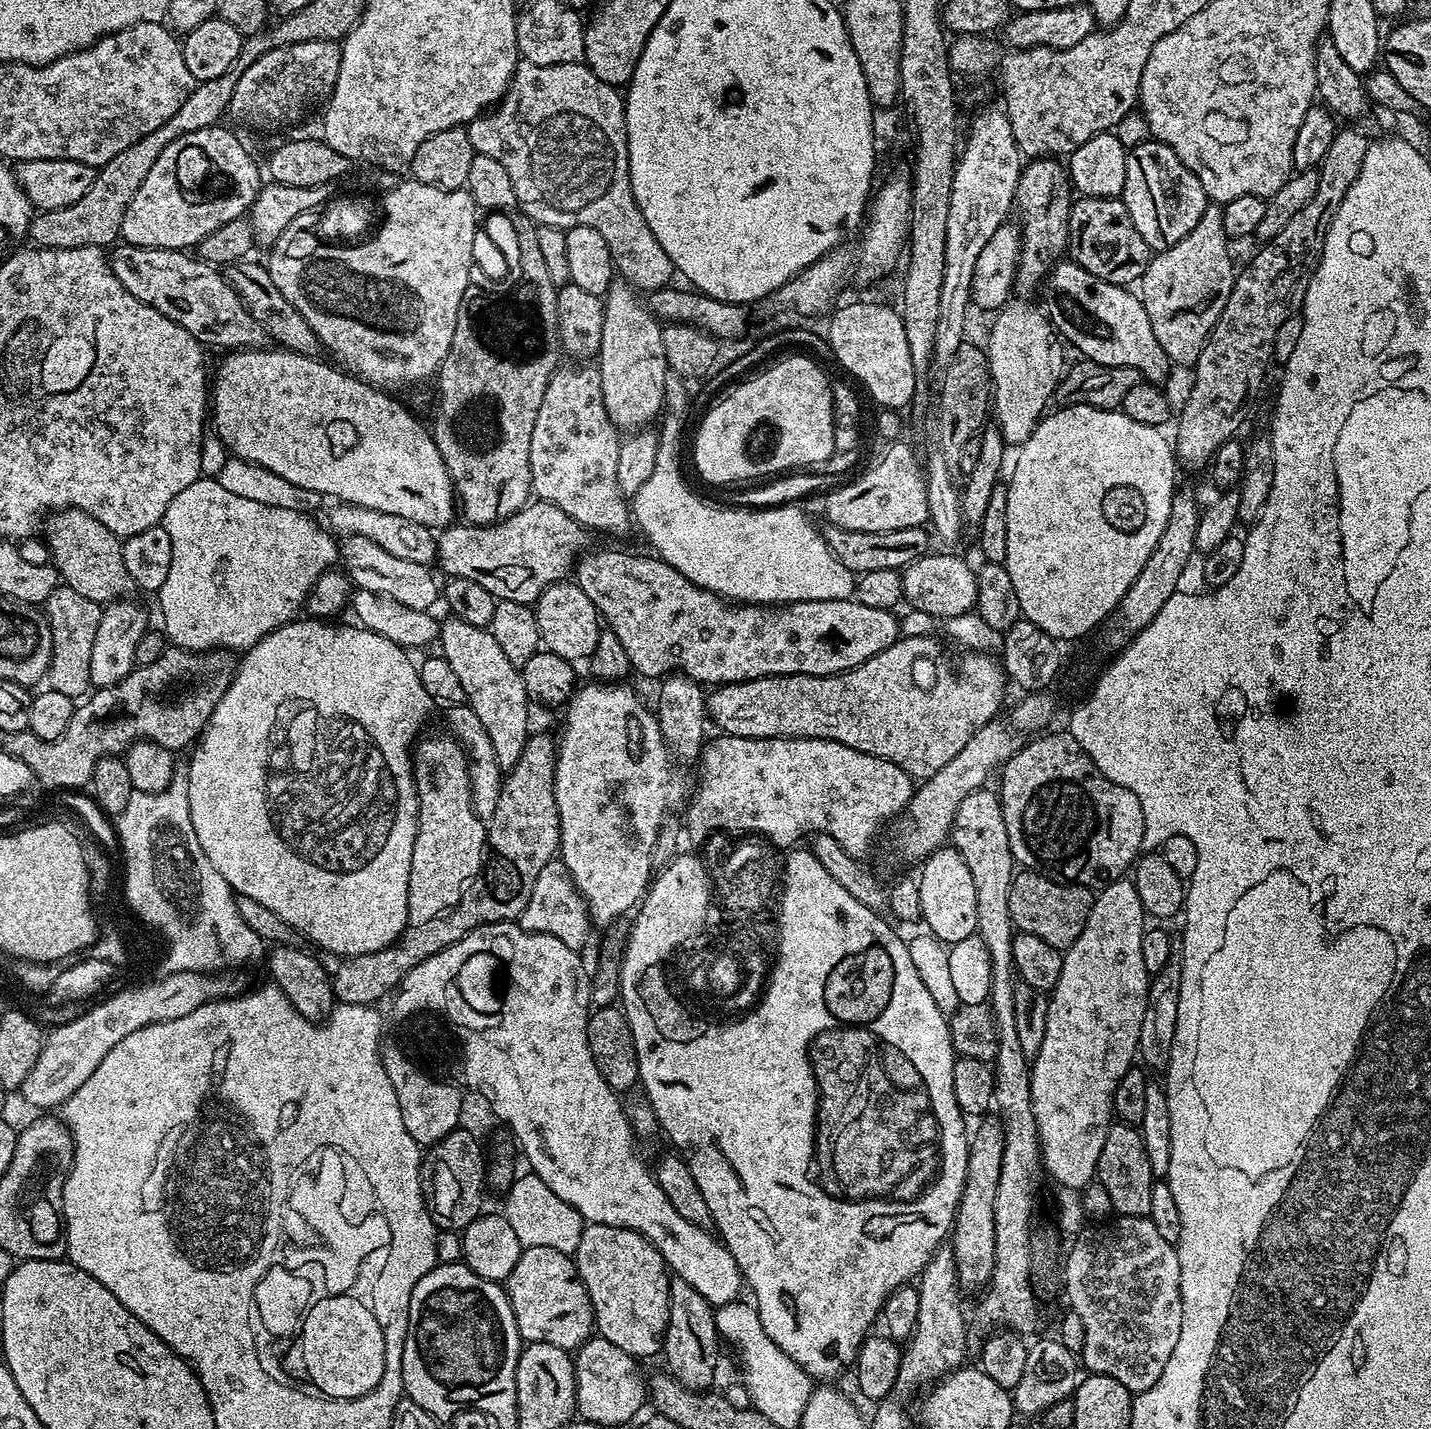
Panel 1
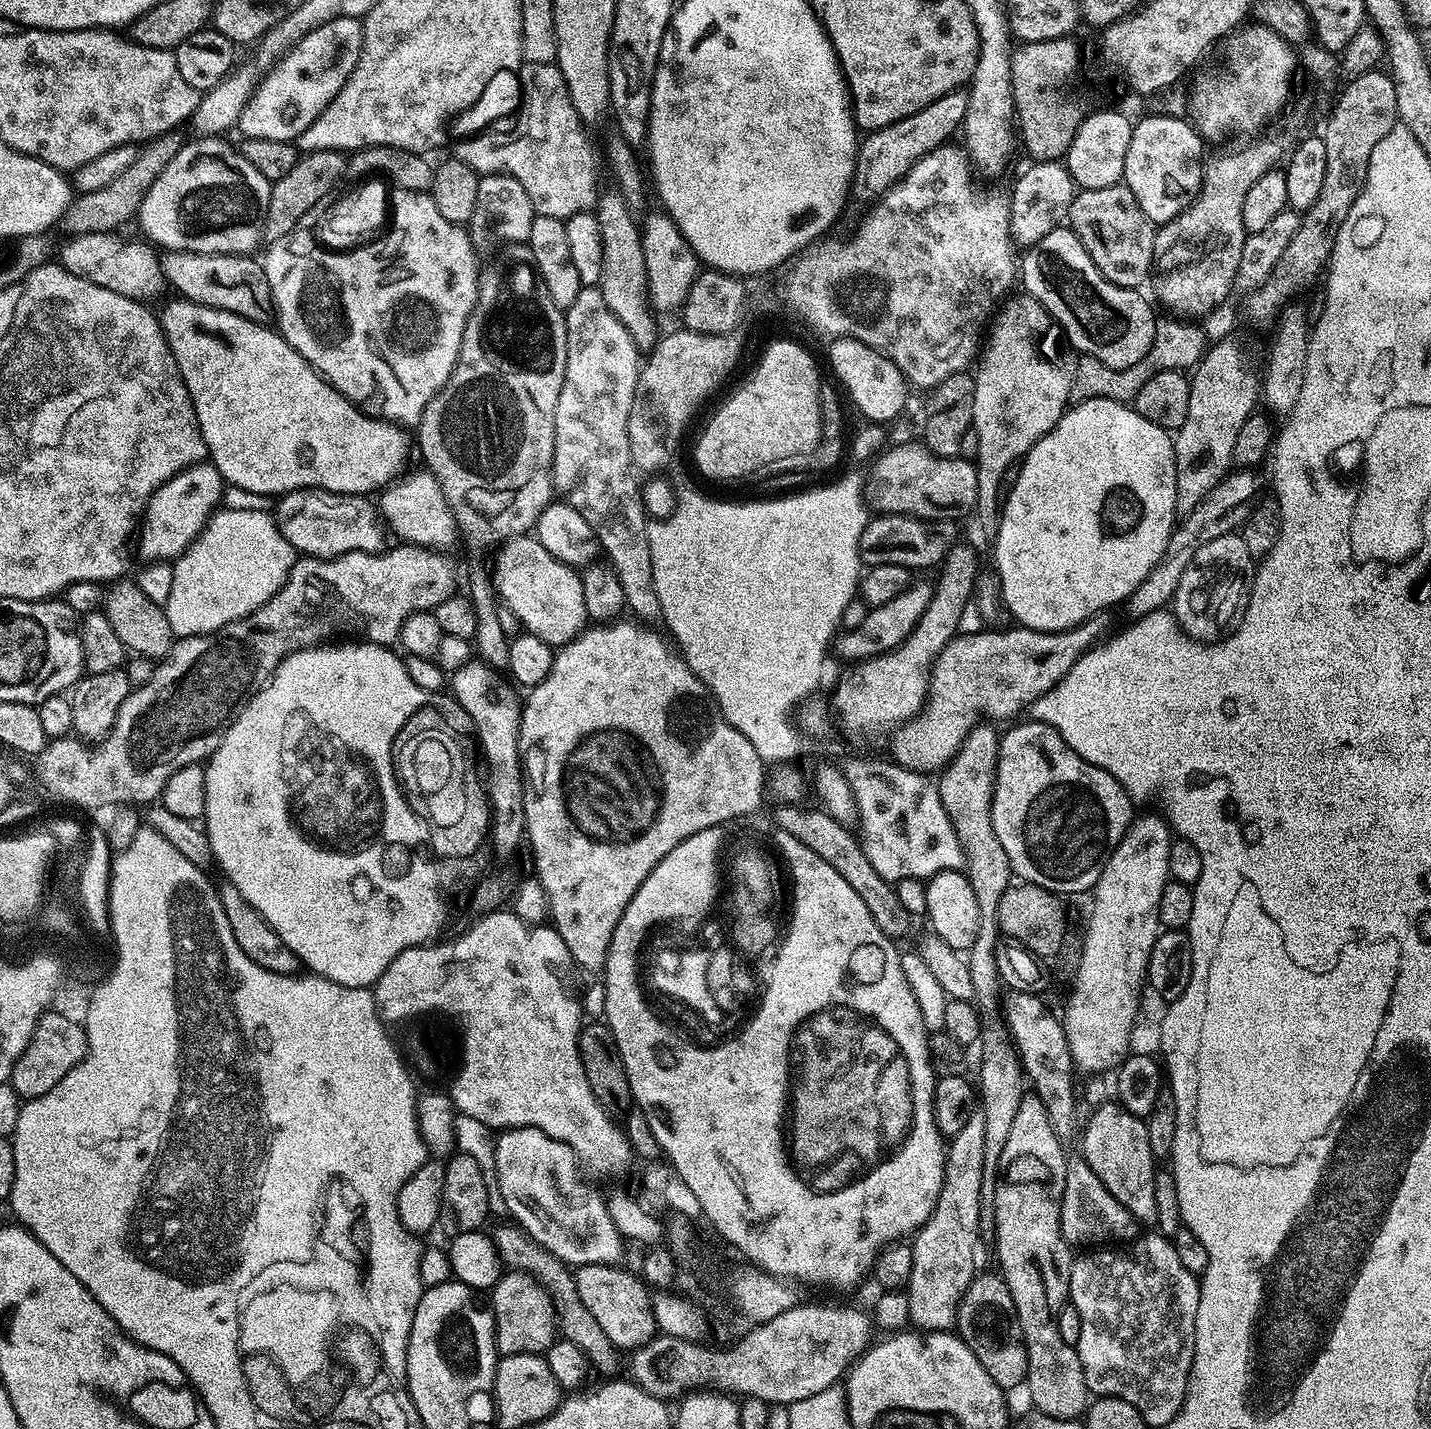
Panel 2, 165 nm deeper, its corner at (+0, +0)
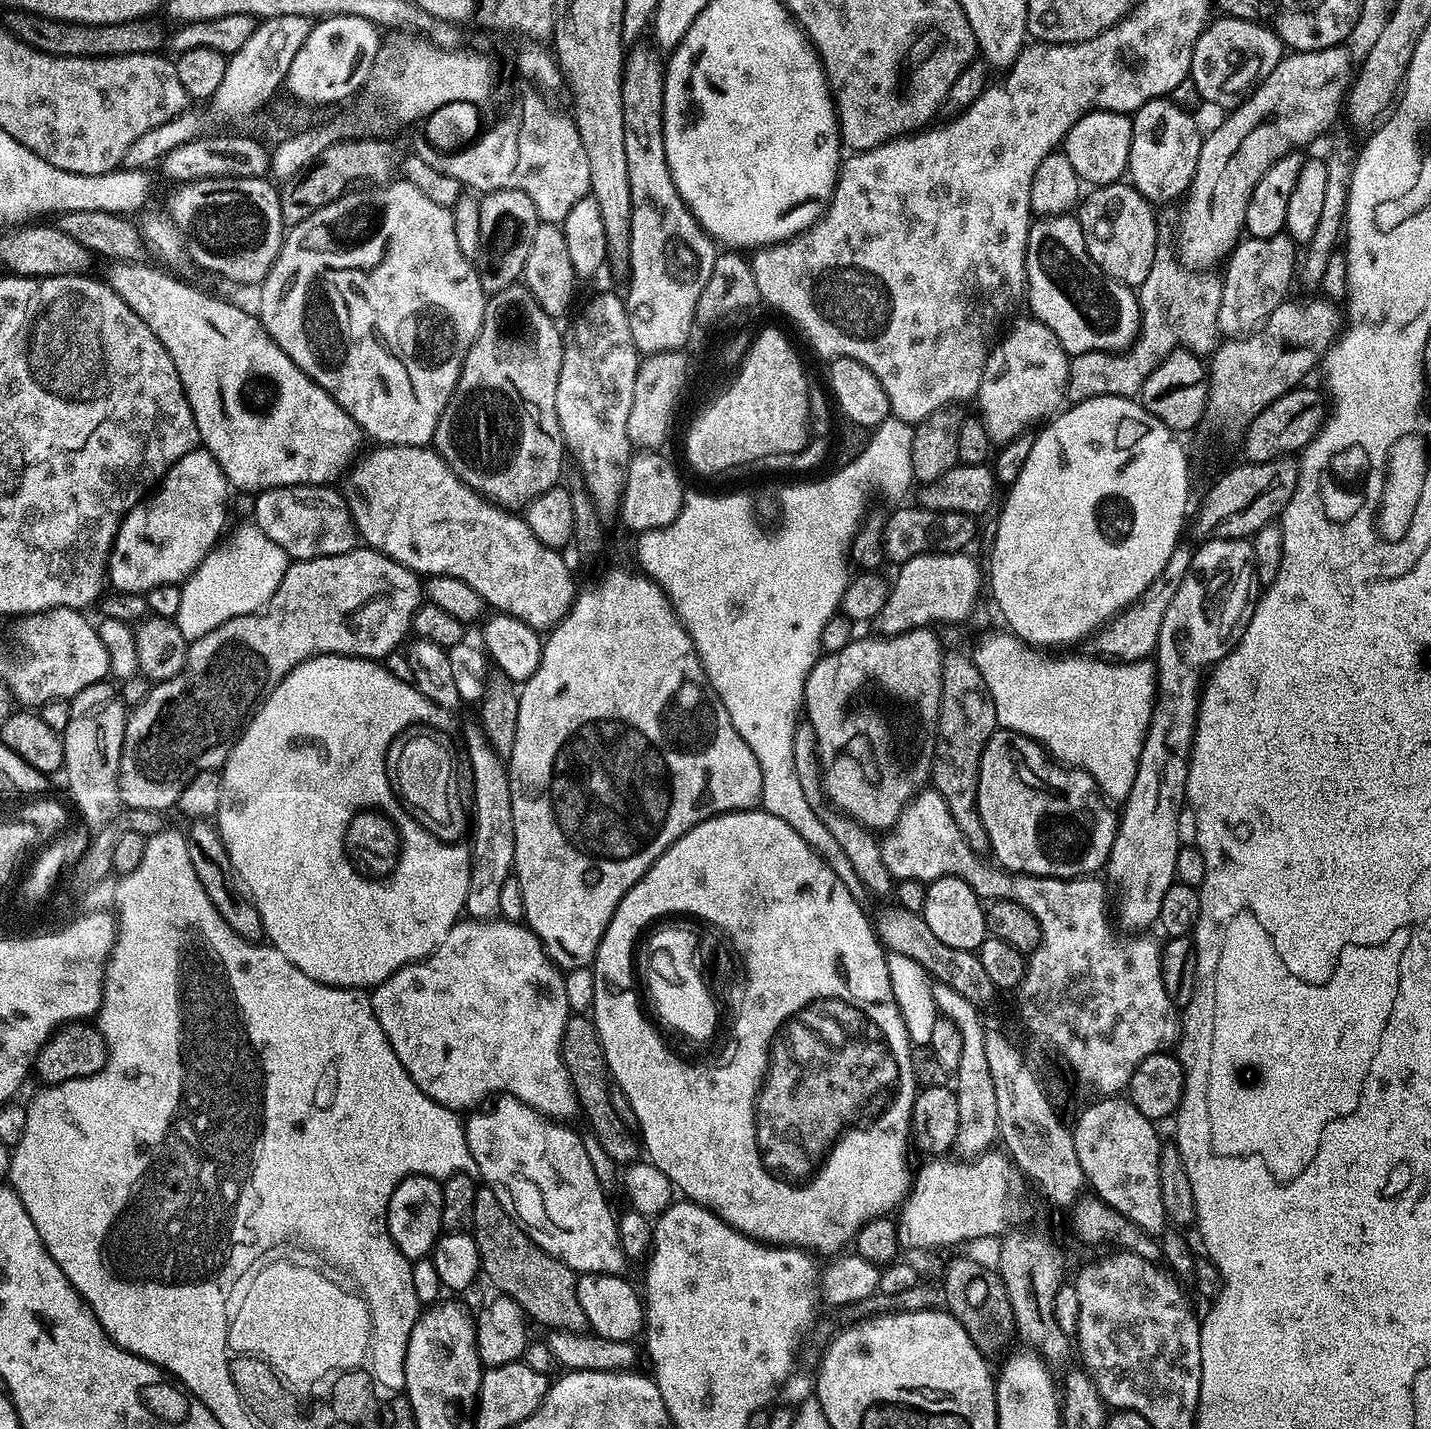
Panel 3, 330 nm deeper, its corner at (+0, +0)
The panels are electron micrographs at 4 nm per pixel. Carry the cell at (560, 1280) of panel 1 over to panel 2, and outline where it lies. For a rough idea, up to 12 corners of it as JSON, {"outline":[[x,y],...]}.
{"outline":[[526,1271],[490,1290],[501,1357],[543,1353],[557,1339],[556,1305]]}

